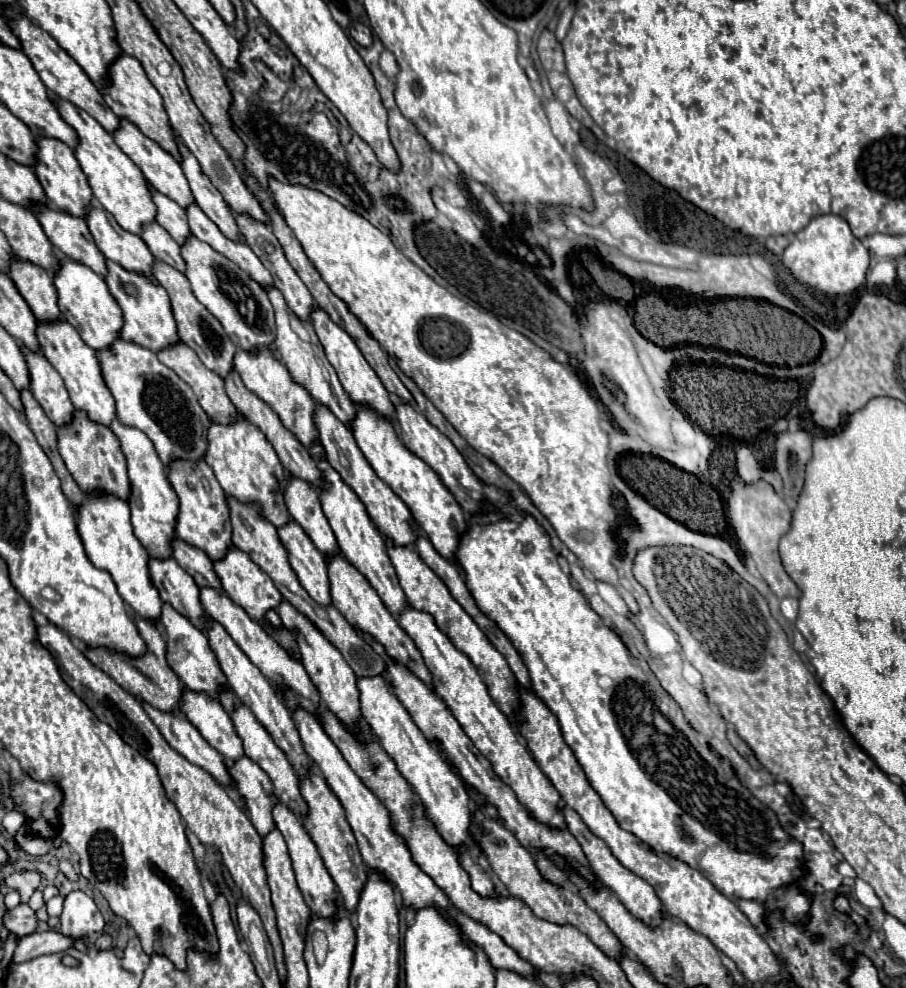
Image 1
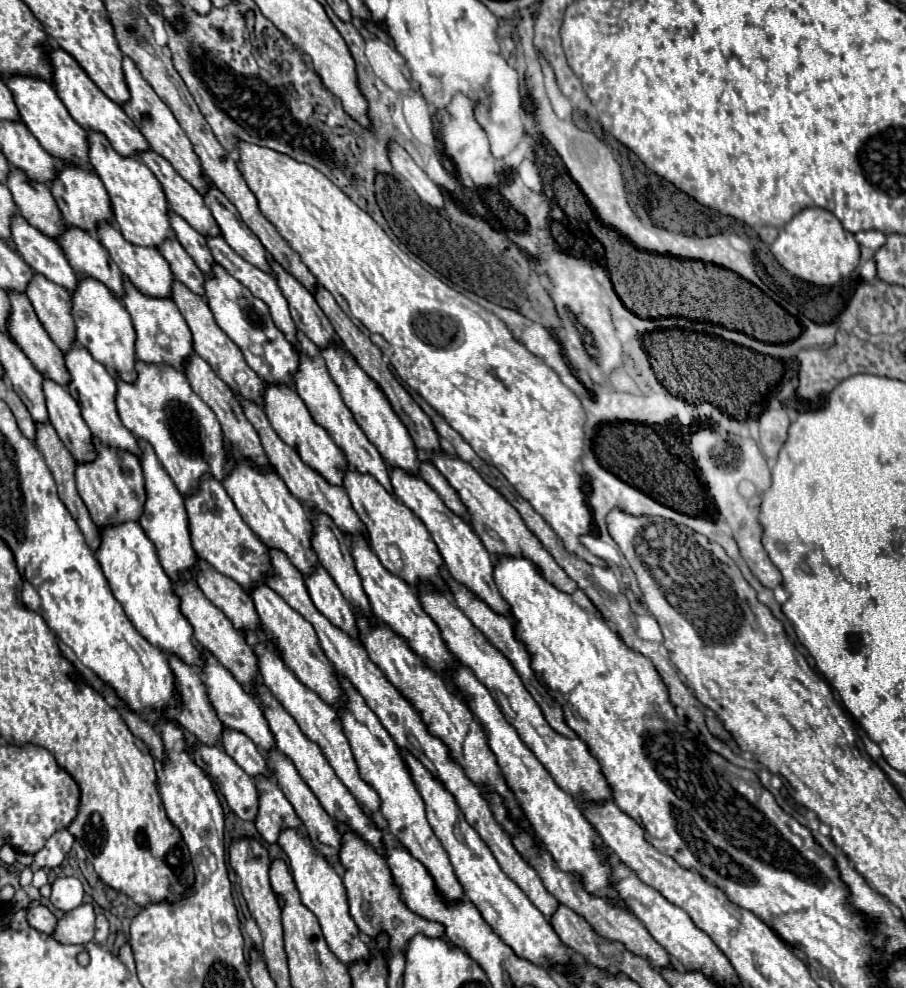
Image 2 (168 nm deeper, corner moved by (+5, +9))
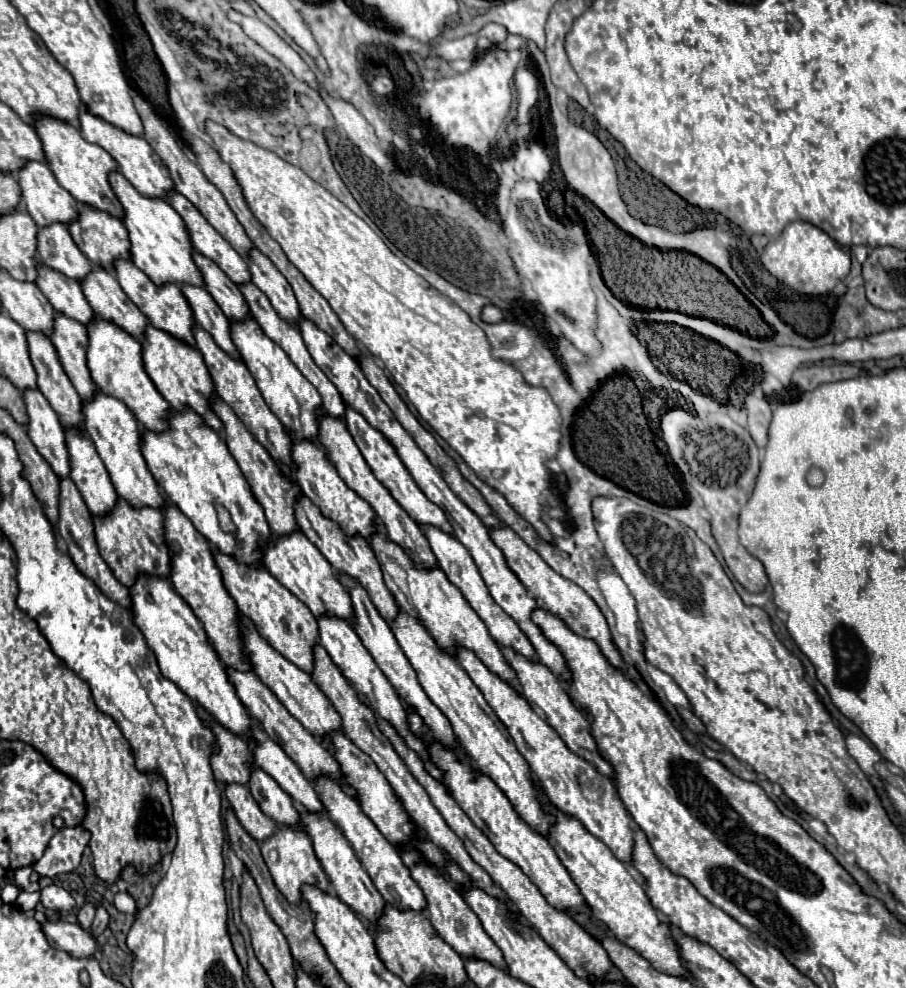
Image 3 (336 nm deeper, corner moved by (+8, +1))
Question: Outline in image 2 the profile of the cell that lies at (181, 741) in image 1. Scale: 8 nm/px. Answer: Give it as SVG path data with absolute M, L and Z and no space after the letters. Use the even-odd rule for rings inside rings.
M198 744L194 748L194 762L212 778L238 818L250 822L256 820L258 790L252 778L244 774L244 770L240 770L240 766L236 766L236 762L224 754L224 750Z

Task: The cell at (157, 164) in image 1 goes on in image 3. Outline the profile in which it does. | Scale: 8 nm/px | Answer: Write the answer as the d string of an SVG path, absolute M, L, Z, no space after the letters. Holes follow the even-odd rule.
M177 190L167 192L167 202L179 212L183 218L191 244L197 252L211 258L235 284L249 282L249 270L245 260L233 250L233 246L201 216L201 212Z

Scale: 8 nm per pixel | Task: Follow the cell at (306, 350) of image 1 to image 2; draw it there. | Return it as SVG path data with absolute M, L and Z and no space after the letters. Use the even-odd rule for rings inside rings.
M298 332L298 356L300 356L300 370L294 378L294 390L298 392L298 396L304 400L304 404L308 406L314 422L318 426L322 426L328 436L336 442L336 446L346 454L350 466L354 466L358 472L362 474L370 474L374 476L390 494L394 494L392 490L392 484L390 484L390 472L388 472L388 466L384 464L382 456L378 454L378 450L374 448L374 444L366 438L366 434L360 430L360 426L356 424L352 412L348 410L348 406L344 404L340 392L338 392L338 386L332 382L328 370L326 370L326 364L324 364L324 358L320 356L318 348L302 334Z

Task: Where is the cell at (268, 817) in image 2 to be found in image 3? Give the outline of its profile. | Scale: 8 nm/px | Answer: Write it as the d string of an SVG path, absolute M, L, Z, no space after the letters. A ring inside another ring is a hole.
M277 826L277 830L273 832L273 836L269 836L267 840L261 842L261 854L263 854L263 860L265 860L269 872L271 872L273 880L275 880L279 892L281 892L289 902L305 906L305 904L301 902L301 892L299 892L299 888L301 888L303 884L315 884L315 886L321 886L321 890L327 890L329 880L327 880L327 876L325 876L321 864L319 864L315 852L313 852L313 844L311 844L311 838L307 836L307 832L297 830L297 828L293 828L293 826Z

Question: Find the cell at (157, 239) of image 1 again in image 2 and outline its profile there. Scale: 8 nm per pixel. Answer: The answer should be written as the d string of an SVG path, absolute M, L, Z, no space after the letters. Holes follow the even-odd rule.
M166 240L158 250L168 260L176 280L184 282L184 286L188 286L188 290L192 290L194 294L204 296L204 274L194 264L194 260L188 256L188 252L180 246L180 242Z

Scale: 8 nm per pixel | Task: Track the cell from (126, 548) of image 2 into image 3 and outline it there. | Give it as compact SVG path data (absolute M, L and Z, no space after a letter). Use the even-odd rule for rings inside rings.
M139 574L135 584L129 588L131 614L135 626L143 632L147 646L153 650L161 674L175 682L191 700L199 702L217 722L239 736L249 736L251 716L235 694L225 674L225 664L219 660L211 642L205 638L201 622L189 610L189 604L173 590L165 576Z

